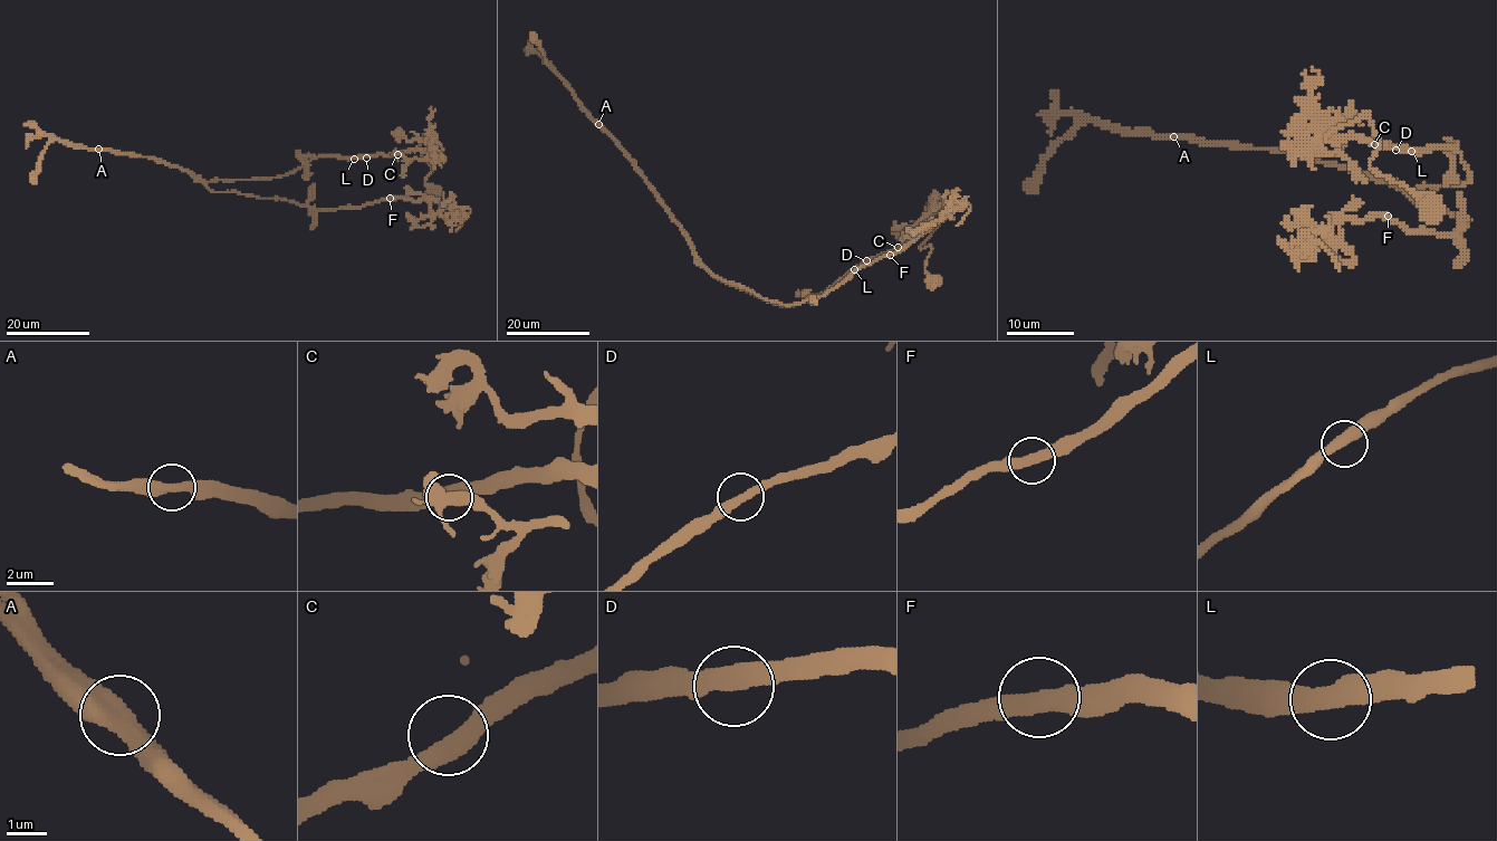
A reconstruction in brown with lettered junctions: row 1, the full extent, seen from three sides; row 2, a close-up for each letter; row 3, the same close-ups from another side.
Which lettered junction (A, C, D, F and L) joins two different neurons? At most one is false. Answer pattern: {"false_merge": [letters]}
{"false_merge": ["A"]}

